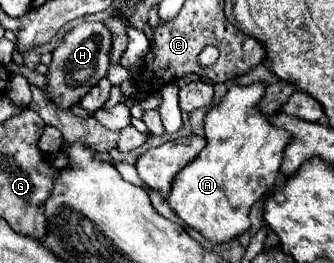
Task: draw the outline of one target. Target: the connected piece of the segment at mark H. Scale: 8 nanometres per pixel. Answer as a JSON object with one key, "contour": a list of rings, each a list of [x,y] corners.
{"contour":[[[81,23],[75,29],[71,29],[63,37],[63,41],[55,47],[53,61],[45,77],[47,81],[45,93],[59,109],[69,109],[71,105],[77,105],[89,93],[89,89],[105,77],[111,65],[109,45],[111,45],[111,33],[105,29],[103,23]]]}

